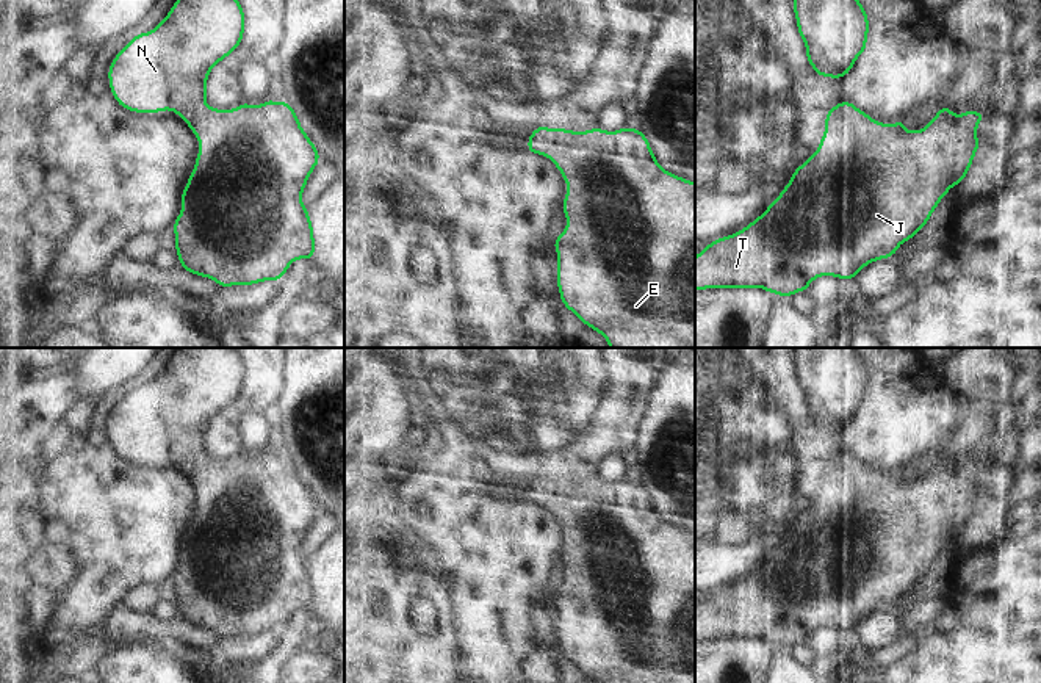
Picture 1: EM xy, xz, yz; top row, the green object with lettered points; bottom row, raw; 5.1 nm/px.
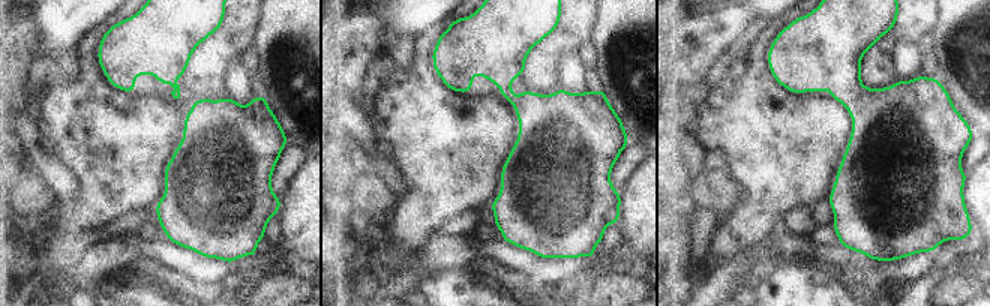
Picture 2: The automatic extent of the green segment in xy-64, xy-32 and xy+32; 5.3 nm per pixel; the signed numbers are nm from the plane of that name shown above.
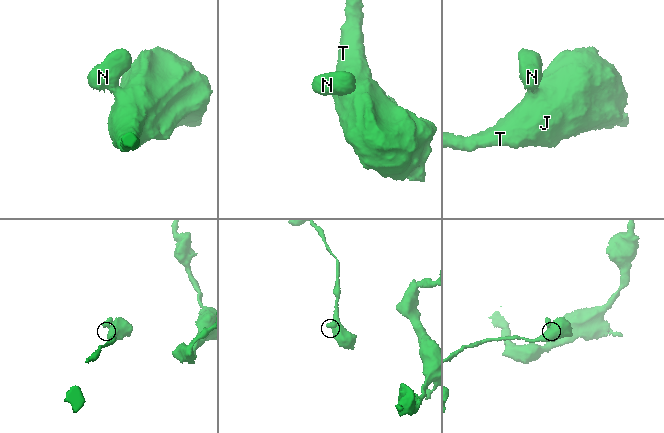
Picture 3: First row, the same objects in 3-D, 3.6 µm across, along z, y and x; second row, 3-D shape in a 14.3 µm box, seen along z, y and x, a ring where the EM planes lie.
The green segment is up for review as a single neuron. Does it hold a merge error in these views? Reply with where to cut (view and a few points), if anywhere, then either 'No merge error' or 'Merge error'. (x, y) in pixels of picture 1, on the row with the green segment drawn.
No split. No merge error

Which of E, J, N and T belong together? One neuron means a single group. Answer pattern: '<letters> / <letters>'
E J N T

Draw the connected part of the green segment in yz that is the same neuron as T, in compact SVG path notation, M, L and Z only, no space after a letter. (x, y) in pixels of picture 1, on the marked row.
M837 102L825 114L825 133L814 155L801 163L780 196L764 215L742 230L714 240L695 257L695 291L706 288L764 288L769 293L791 298L806 291L820 276L842 280L856 277L869 263L895 255L903 241L925 227L931 213L949 190L964 180L982 146L977 127L986 114L971 108L955 116L949 107L939 108L920 130L906 132L905 119L881 124L852 102Z

